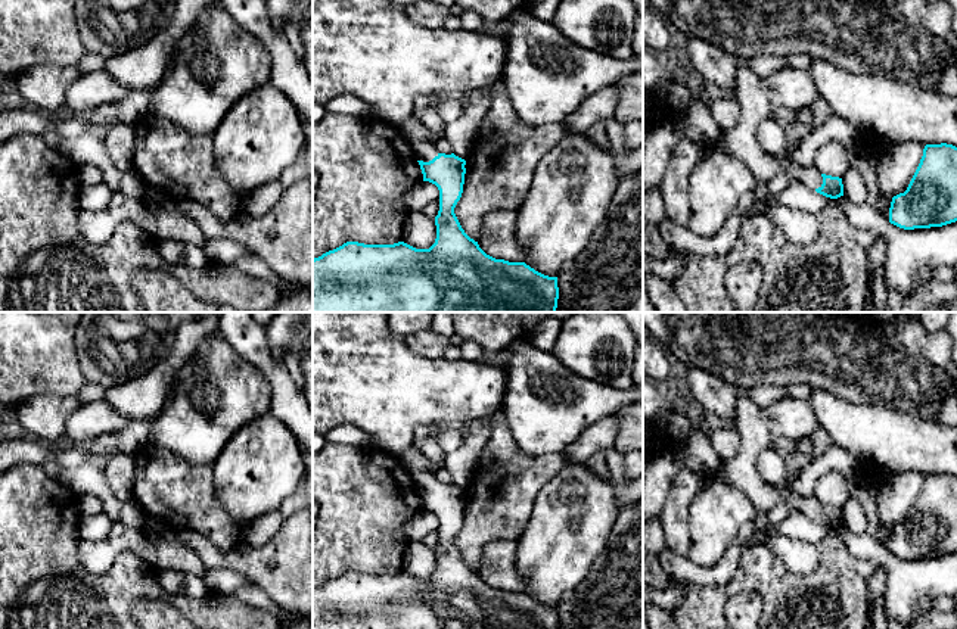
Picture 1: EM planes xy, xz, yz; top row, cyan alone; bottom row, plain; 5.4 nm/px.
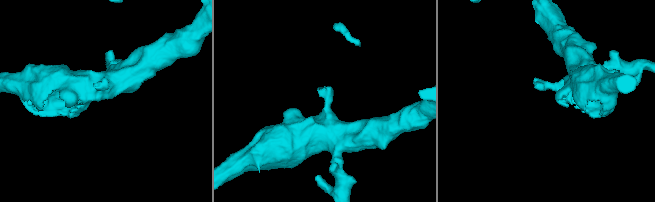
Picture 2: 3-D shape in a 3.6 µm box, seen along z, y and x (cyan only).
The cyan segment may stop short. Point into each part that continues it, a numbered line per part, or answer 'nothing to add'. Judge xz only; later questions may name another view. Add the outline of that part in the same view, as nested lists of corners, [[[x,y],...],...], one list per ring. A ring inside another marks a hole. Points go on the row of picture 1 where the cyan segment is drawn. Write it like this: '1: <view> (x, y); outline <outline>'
1: xz (423, 150); outline [[[411,140],[410,143],[413,146],[417,161],[429,162],[439,153],[435,146],[423,140]]]

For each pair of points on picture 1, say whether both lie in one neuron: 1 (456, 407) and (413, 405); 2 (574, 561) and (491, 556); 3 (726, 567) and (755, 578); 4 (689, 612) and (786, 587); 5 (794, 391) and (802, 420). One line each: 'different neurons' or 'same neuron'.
1: same neuron
2: different neurons
3: different neurons
4: same neuron
5: different neurons

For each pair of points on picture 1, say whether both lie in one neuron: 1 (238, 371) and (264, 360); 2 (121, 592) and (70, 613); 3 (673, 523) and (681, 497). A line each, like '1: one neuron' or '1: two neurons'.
1: two neurons
2: one neuron
3: one neuron

